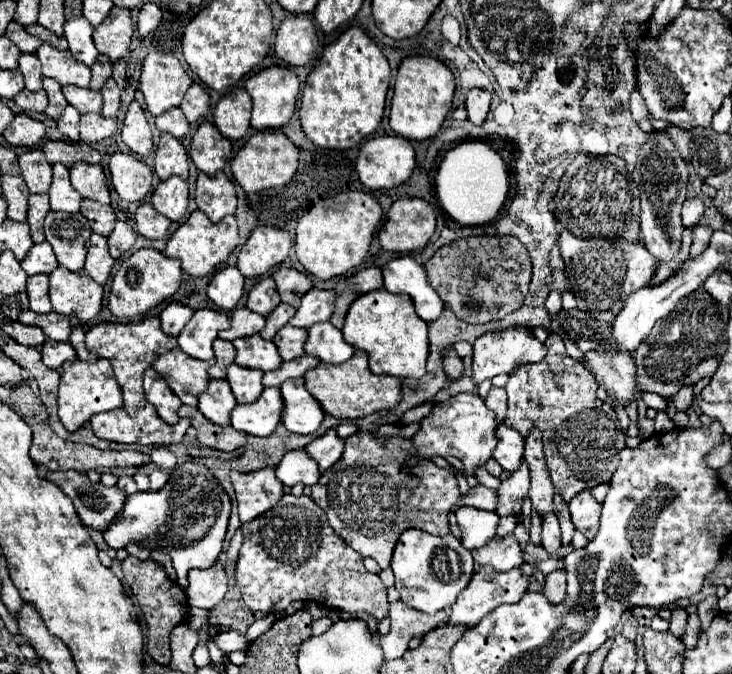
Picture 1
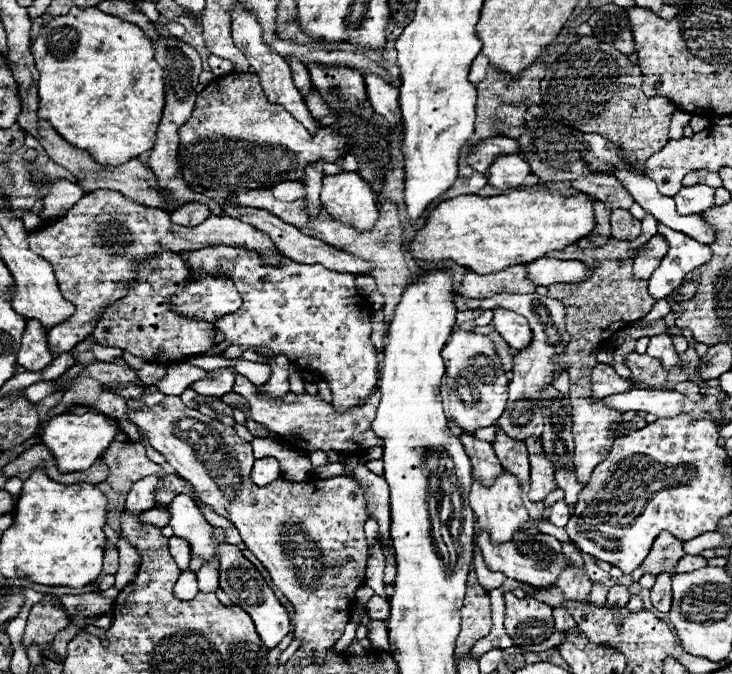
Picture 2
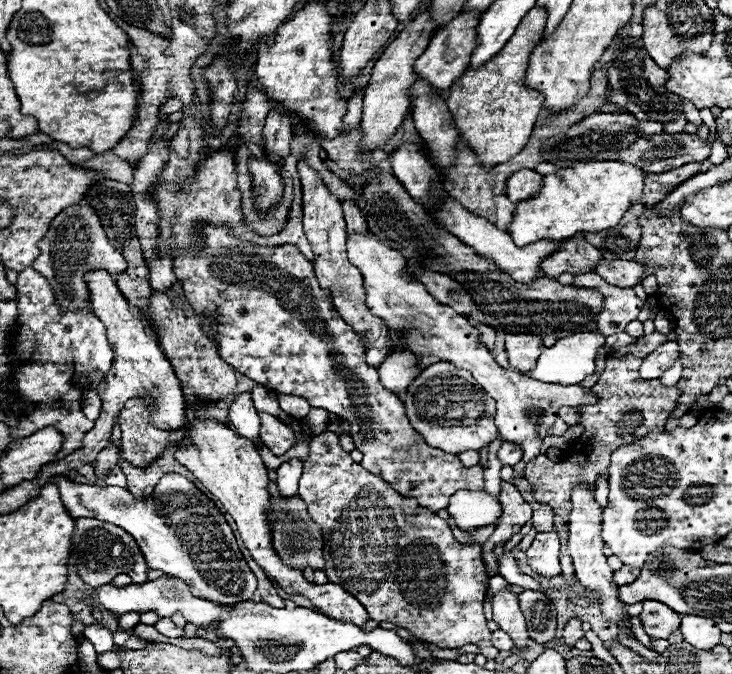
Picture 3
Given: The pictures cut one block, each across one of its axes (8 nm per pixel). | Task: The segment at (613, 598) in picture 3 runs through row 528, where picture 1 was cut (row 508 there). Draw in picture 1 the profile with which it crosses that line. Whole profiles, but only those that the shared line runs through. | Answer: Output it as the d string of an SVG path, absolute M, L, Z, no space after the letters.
M584 490L584 492L576 494L570 500L568 508L570 508L570 516L572 516L572 522L574 522L576 530L580 530L588 540L592 540L598 532L600 504L594 500L590 490Z

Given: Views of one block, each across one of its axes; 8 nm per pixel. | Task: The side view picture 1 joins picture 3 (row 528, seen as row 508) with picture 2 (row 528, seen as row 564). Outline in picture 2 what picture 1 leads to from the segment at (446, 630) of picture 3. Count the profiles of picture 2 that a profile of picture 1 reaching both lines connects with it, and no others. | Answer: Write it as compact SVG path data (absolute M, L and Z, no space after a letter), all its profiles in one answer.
M363 464L354 467L353 473L358 476L358 484L366 490L368 496L368 514L370 518L378 518L380 524L380 538L388 538L390 536L390 506L388 506L388 484L382 476L372 474L370 470Z

